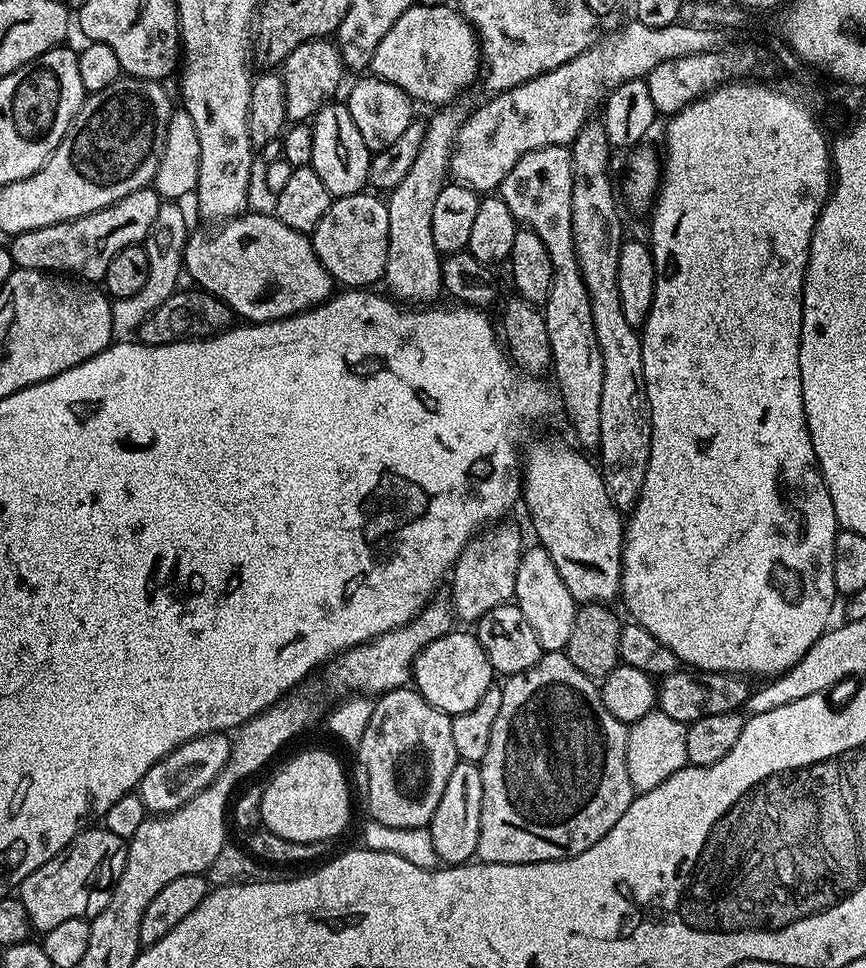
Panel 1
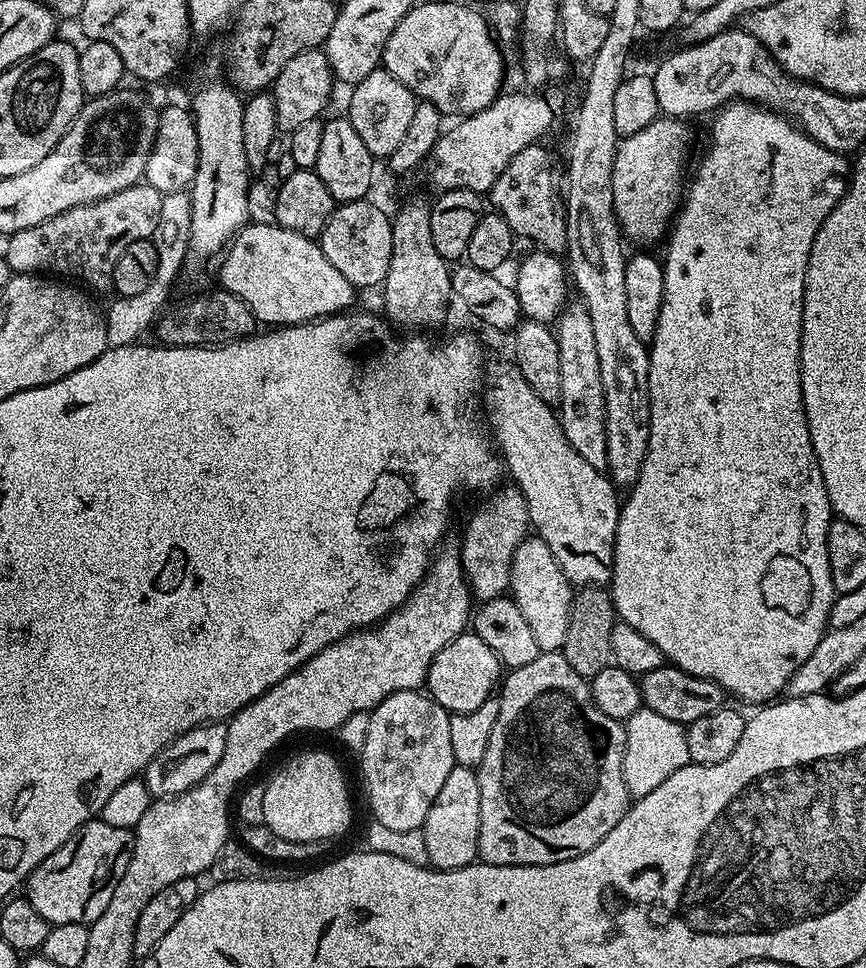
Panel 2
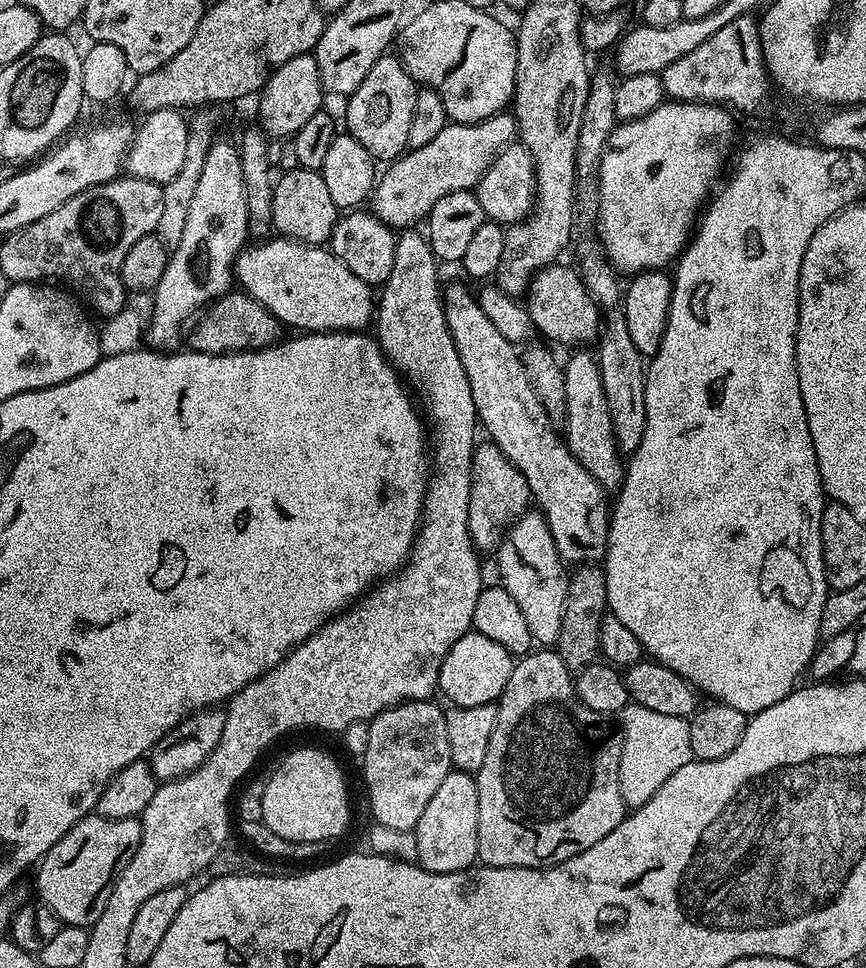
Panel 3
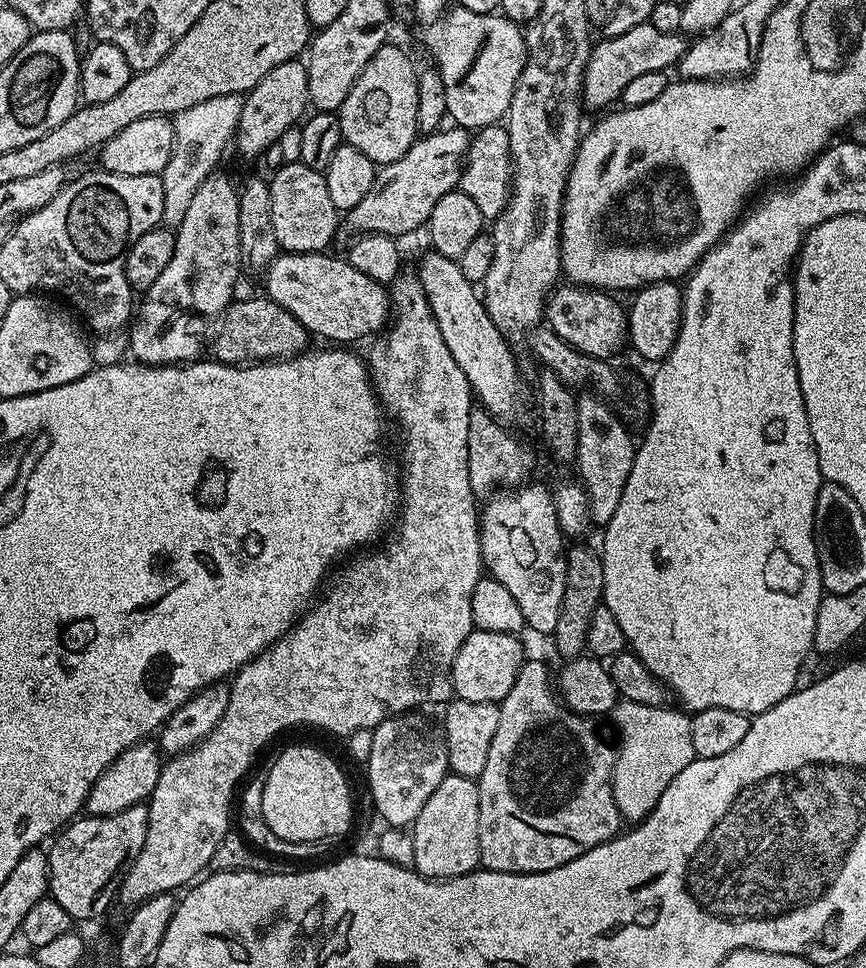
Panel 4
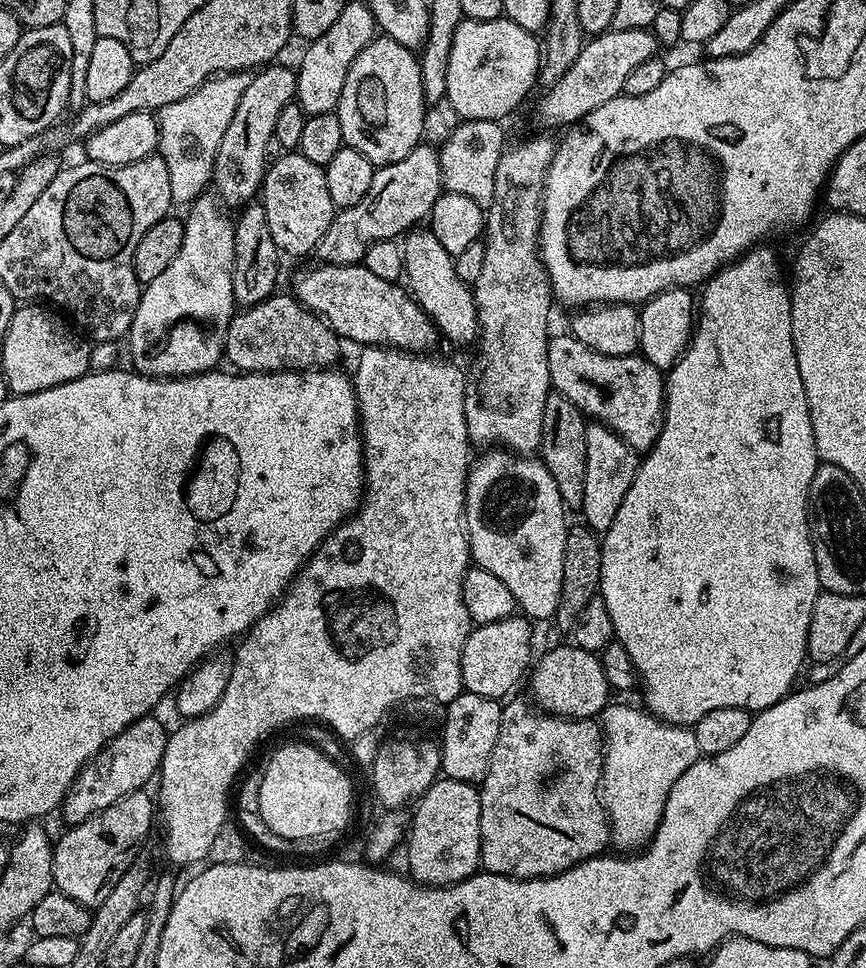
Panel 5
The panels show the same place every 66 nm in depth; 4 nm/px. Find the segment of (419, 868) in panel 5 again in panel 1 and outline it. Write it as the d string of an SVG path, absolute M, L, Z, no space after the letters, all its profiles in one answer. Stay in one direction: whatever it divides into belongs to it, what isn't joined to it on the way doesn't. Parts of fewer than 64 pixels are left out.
M458 762L442 798L438 801L438 810L428 824L428 833L436 851L436 859L441 865L467 864L476 856L476 847L480 837L480 819L482 818L482 774L479 764Z

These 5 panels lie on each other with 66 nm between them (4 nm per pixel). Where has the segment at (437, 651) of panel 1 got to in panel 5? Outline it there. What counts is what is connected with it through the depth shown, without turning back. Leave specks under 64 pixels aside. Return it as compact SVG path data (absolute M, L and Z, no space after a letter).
M520 614L507 616L505 620L498 622L475 625L472 633L466 638L466 646L462 650L460 665L462 666L464 691L470 694L482 694L482 698L490 698L491 700L507 697L509 695L507 692L523 676L525 679L526 673L533 663L531 626L533 627Z

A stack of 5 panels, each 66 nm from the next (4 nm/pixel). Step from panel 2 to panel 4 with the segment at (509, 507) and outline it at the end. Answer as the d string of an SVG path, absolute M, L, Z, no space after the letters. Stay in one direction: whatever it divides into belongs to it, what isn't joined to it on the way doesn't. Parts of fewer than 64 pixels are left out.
M473 409L470 416L469 437L467 438L467 466L470 468L470 486L477 498L491 497L496 490L494 488L504 484L510 485L510 488L523 485L531 477L529 475L536 466L536 456L533 450L504 428L507 427L493 420L484 409Z

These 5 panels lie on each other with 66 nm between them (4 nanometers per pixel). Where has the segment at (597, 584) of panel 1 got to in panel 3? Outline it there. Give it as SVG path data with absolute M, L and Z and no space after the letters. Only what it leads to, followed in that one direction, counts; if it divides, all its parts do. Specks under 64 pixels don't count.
M452 284L449 288L447 285L442 295L446 326L470 382L479 427L488 431L487 439L496 444L501 454L526 478L535 507L550 526L561 560L572 566L603 561L608 548L610 519L610 500L604 497L606 489L594 482L586 466L570 454L563 435L530 387L517 345L498 334L494 322L482 314L477 297L473 293L471 296L460 284Z

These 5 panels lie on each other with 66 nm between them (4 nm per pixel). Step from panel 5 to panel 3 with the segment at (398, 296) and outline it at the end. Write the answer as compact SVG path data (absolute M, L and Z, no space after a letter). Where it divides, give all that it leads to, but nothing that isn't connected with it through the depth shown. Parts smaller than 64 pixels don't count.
M268 238L263 242L256 242L256 244L251 248L251 246L245 247L241 251L240 255L236 258L236 266L234 269L234 280L237 285L243 291L247 292L249 296L256 299L259 304L266 306L266 310L271 316L279 320L281 325L287 326L288 324L292 330L299 330L301 333L305 332L355 332L357 330L364 330L367 326L369 327L370 321L374 316L374 292L369 284L362 282L362 278L358 278L358 274L352 273L348 267L341 262L338 257L336 257L333 252L331 252L327 247L317 246L314 244L303 244L297 240L286 240L283 238Z

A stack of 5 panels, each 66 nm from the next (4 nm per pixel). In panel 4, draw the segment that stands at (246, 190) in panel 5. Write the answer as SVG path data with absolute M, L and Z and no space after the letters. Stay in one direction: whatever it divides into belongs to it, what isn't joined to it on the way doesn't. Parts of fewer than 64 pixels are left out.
M299 59L287 60L282 62L282 66L274 66L274 70L270 70L270 74L266 74L266 78L262 78L262 82L258 82L258 86L254 86L244 96L242 114L234 137L234 148L236 144L237 150L244 156L262 155L271 144L273 147L280 141L282 134L286 134L286 130L297 127L301 123L302 117L305 115L304 107L307 109L309 104L307 67Z

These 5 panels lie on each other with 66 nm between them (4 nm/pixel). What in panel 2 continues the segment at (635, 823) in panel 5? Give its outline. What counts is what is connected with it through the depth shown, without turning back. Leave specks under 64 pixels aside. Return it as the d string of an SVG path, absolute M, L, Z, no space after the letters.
M640 707L624 724L626 746L624 747L624 781L628 787L628 795L639 798L650 794L650 790L658 790L674 770L682 770L690 761L686 750L685 725L662 718L661 714Z

